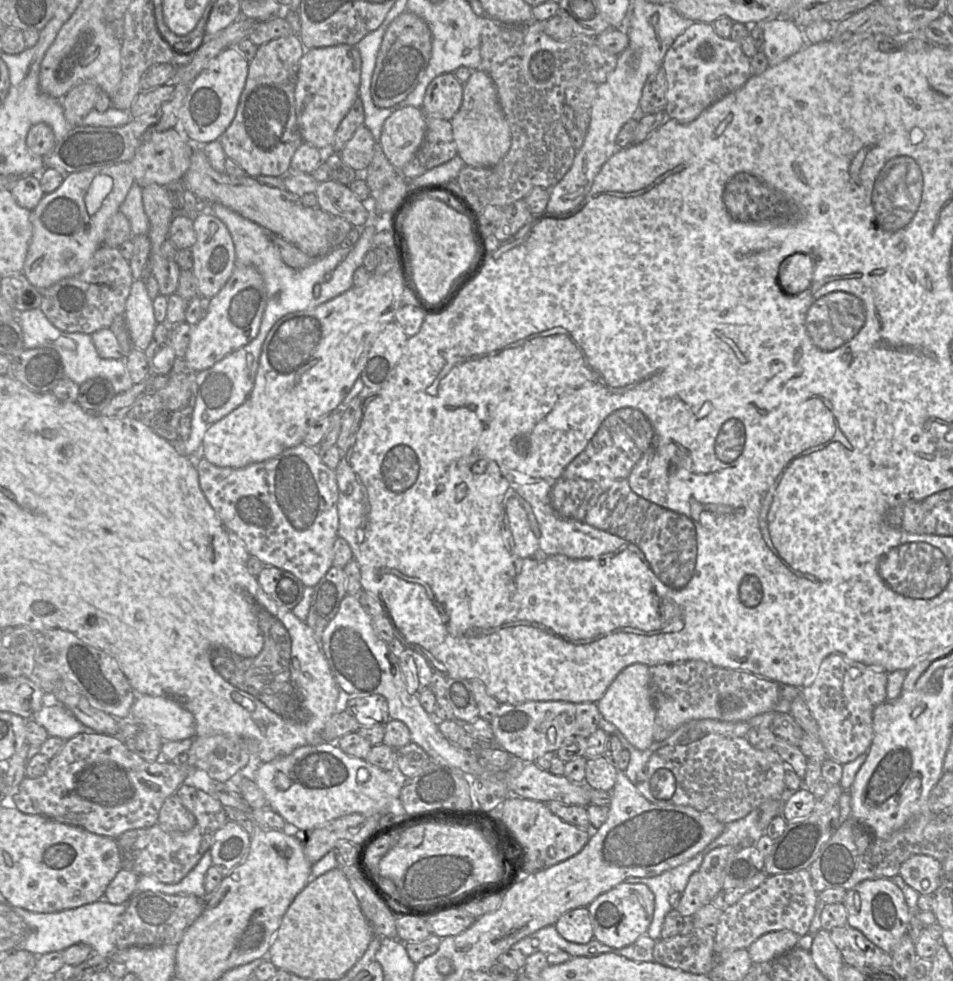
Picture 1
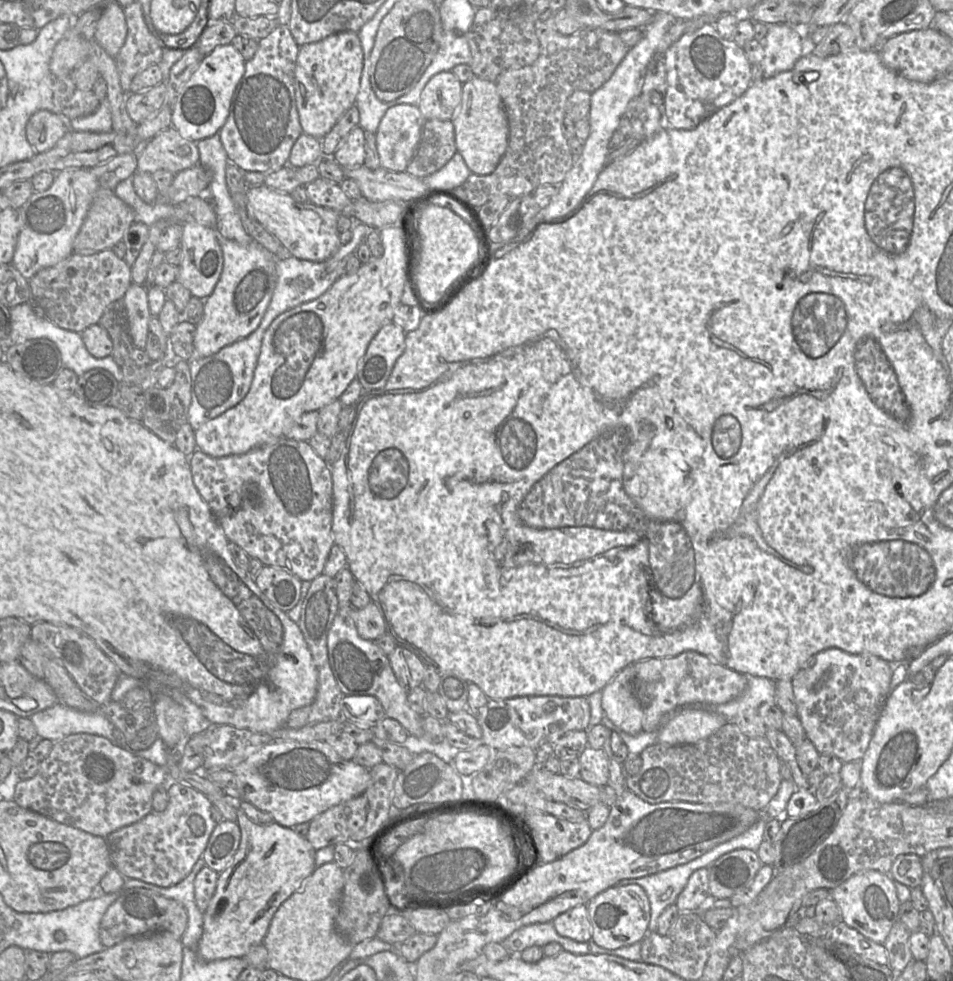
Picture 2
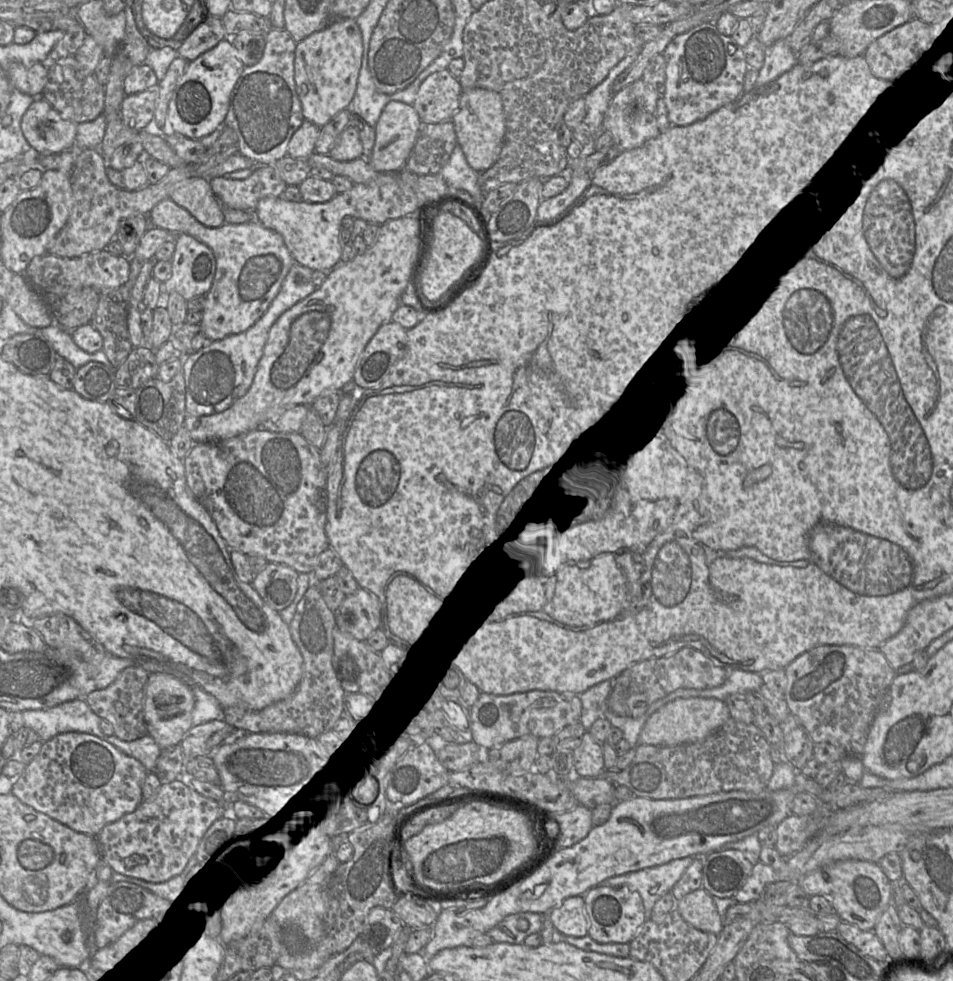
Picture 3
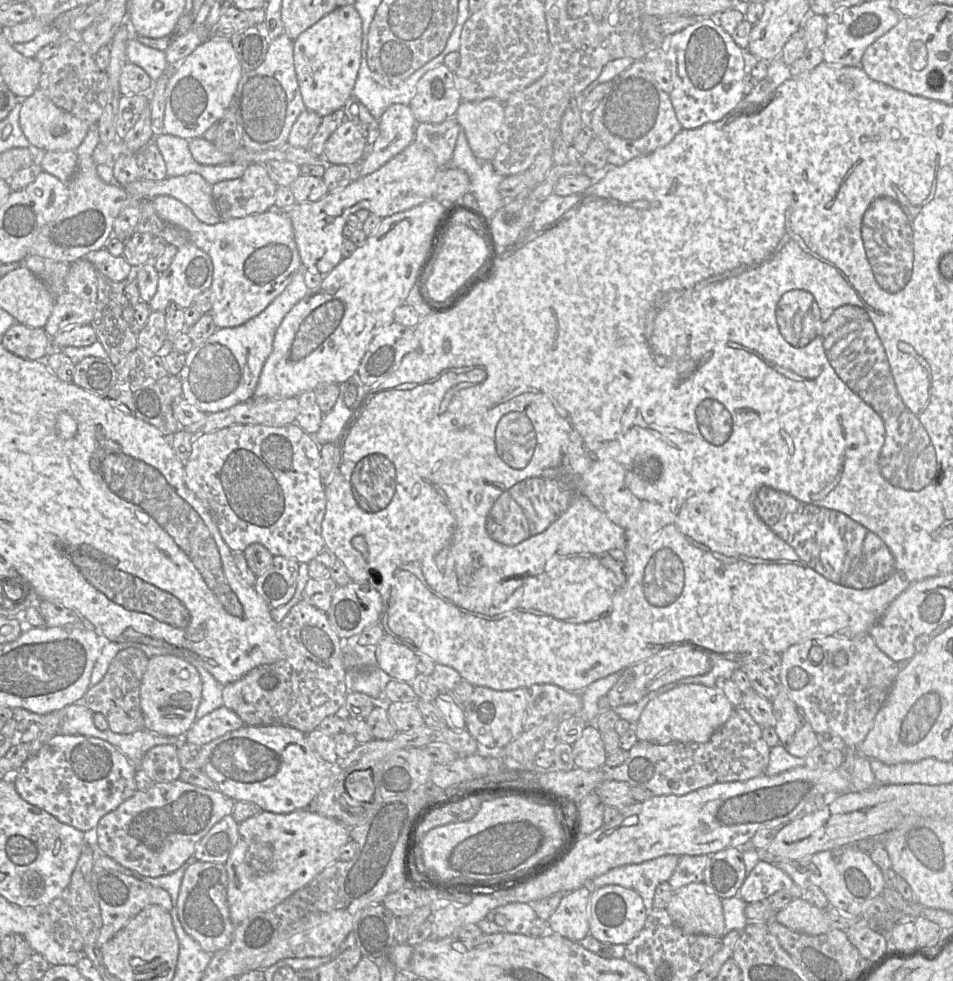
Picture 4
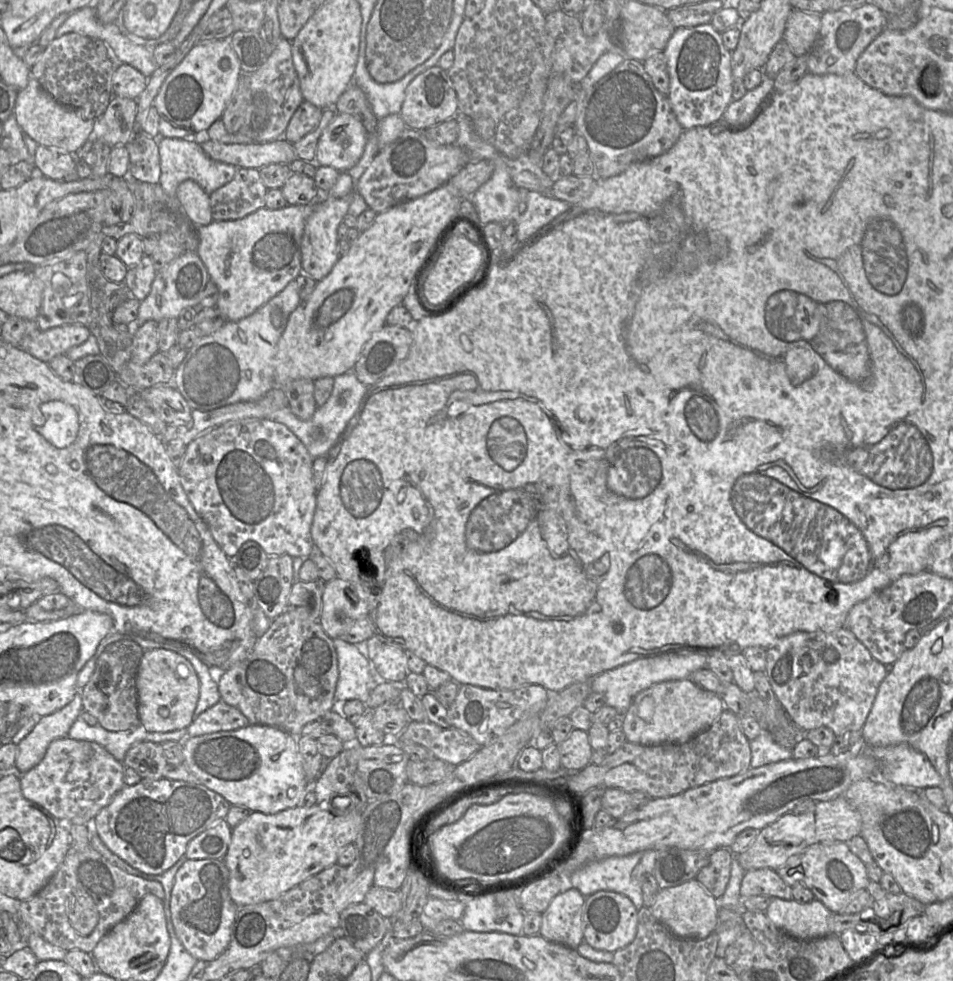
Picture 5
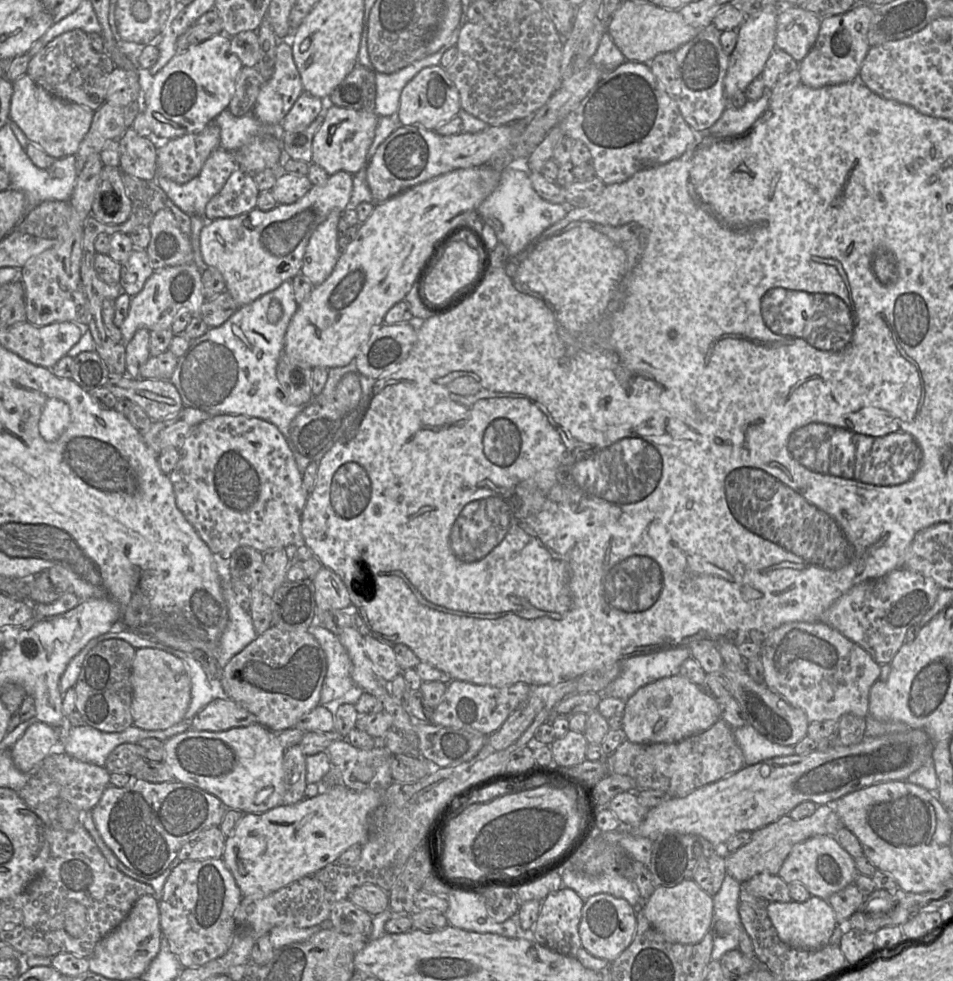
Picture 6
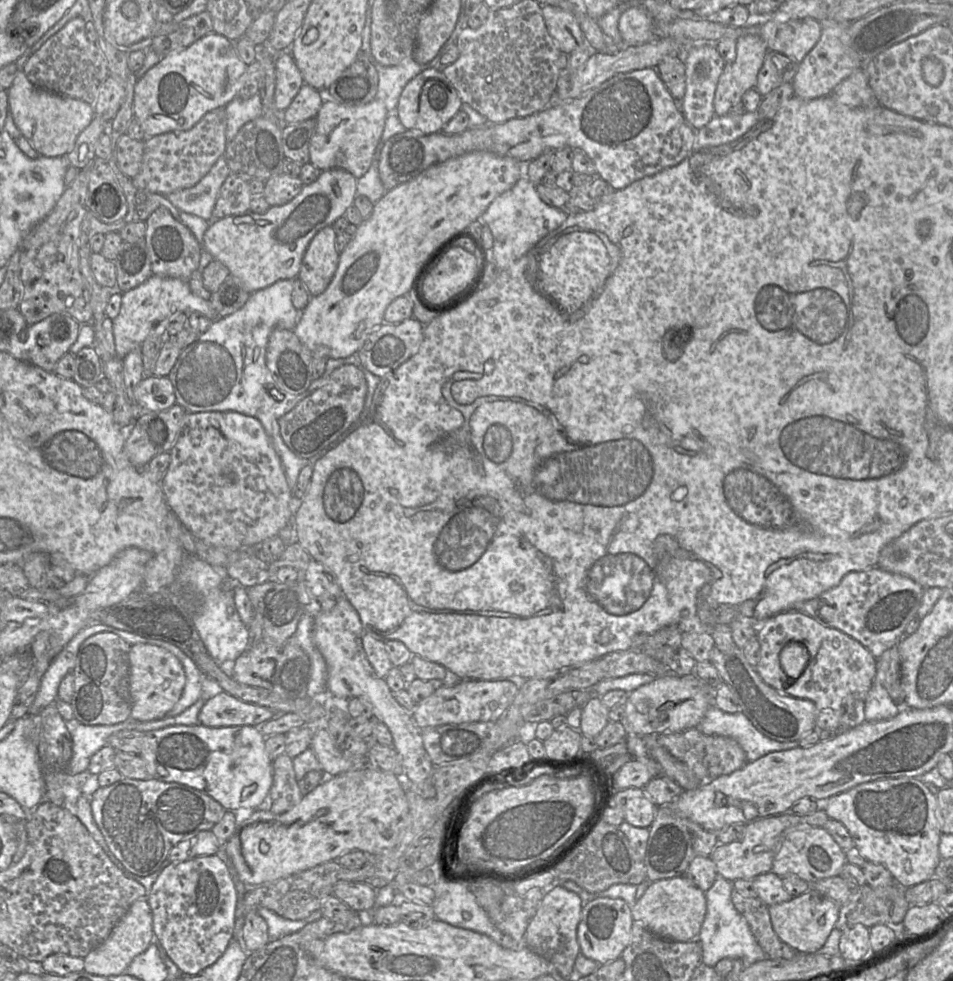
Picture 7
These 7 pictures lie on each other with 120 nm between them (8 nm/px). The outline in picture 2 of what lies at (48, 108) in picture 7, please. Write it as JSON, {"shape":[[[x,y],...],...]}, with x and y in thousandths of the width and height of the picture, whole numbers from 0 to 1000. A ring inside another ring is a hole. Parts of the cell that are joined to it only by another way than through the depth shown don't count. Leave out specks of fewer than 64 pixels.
{"shape":[[[41,112],[27,126],[27,141],[39,156],[45,156],[56,151],[71,133],[71,124],[65,118]]]}

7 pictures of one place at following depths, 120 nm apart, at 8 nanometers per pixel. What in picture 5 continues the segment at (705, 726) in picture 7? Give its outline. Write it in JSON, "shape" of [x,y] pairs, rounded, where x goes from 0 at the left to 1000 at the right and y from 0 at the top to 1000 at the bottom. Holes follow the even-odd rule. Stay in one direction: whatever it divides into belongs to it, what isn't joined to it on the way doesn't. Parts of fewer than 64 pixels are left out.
{"shape":[[[801,744],[790,754],[786,755],[788,766],[788,783],[795,783],[808,778],[832,773],[832,766],[817,759],[809,748]]]}

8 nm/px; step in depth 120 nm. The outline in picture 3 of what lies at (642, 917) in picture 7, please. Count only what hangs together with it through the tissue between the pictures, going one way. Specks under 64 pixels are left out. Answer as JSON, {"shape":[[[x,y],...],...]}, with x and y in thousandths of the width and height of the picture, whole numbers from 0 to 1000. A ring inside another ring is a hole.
{"shape":[[[739,905],[719,912],[708,925],[719,939],[732,948],[752,954],[759,949],[760,939],[756,935],[749,915]]]}

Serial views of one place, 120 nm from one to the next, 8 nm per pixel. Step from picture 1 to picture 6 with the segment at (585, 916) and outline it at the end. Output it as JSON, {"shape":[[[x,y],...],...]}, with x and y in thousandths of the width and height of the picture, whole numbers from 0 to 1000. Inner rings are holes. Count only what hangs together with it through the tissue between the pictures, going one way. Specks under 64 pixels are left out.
{"shape":[[[589,904],[568,920],[557,956],[567,963],[588,972],[603,976],[611,965],[608,943],[612,917],[602,907]]]}

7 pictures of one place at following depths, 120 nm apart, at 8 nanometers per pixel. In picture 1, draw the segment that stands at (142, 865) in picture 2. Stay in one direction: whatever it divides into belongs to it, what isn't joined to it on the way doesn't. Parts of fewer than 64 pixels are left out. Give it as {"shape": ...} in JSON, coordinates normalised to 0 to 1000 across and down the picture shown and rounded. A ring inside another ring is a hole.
{"shape":[[[190,799],[184,810],[206,834],[205,842],[196,848],[173,847],[166,840],[151,845],[133,847],[123,855],[128,886],[145,893],[163,893],[173,901],[189,899],[220,866],[226,851],[239,837],[231,817],[201,801]]]}

